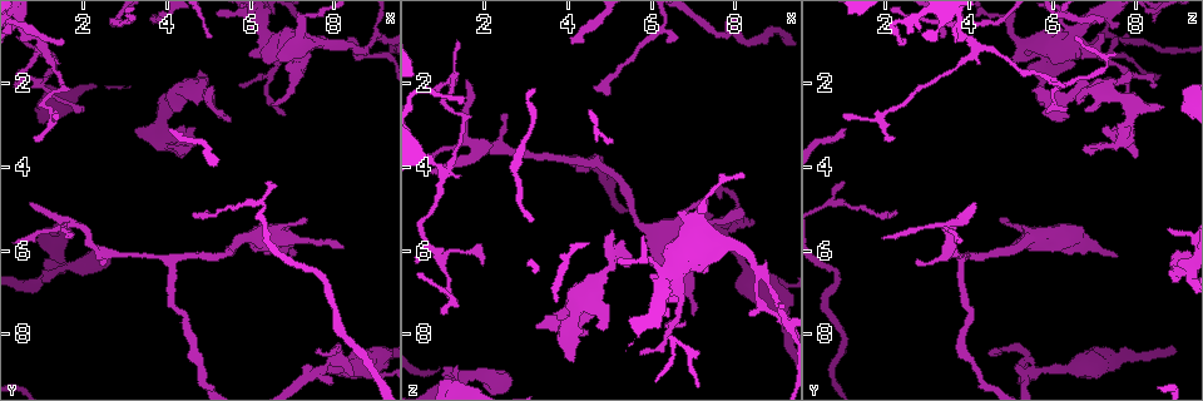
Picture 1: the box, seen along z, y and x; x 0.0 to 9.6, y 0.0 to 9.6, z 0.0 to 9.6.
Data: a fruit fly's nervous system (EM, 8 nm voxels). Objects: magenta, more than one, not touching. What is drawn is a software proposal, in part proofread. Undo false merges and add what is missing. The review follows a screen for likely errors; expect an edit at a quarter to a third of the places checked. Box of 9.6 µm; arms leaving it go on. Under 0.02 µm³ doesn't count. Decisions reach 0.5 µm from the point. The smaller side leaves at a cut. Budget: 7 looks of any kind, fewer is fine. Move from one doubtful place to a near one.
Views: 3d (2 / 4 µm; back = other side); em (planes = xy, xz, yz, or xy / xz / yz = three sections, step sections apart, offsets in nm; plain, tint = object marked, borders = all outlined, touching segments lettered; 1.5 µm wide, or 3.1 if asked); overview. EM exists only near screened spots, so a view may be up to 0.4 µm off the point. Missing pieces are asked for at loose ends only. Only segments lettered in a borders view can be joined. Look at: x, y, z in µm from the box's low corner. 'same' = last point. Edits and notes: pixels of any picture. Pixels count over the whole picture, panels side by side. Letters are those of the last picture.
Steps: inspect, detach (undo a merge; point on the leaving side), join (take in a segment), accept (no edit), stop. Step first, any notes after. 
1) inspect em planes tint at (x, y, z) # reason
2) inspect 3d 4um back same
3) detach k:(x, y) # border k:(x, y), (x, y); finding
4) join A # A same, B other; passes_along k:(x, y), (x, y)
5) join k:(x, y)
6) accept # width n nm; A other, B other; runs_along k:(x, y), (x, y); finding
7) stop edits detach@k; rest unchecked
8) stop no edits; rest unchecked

inspect em planes borders at (4.80, 1.75, 7.85) # branch stops here

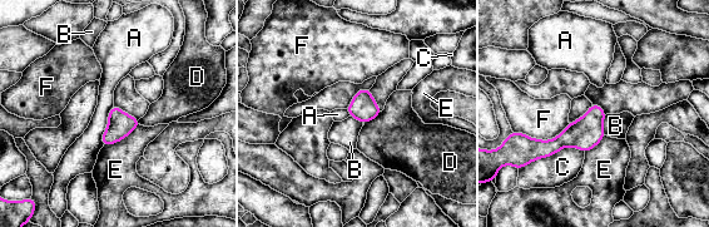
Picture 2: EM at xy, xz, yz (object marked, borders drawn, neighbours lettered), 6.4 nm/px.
join B # longest_contact C 380 nm; A other, B same, C other, D other, E other, F other; it goes on there

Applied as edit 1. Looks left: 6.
inspect em yz step 8 borders at (0.85, 3.25, 2.15) # thin end

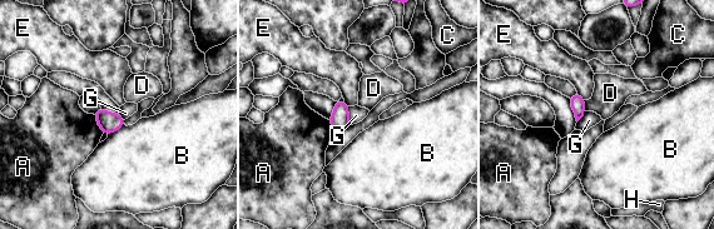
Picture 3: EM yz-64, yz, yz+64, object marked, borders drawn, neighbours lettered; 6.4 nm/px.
accept # longest_contact A 150 nm; A other, B other, C other, D other, E other, G other, H other; border 3:(100, 106), (118, 114); none of them fits

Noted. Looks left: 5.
inspect em xz step 4 borders at (1.35, 5.50, 8.75) # free end

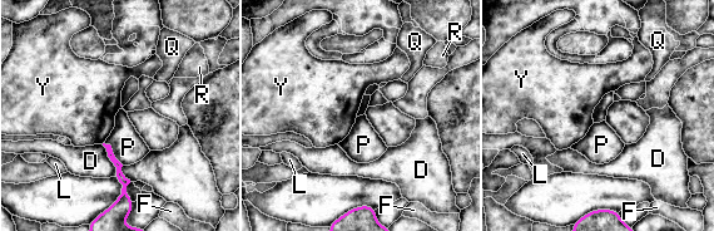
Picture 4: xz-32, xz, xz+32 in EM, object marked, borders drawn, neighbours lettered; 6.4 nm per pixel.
inspect em planes borders same # cut it another way

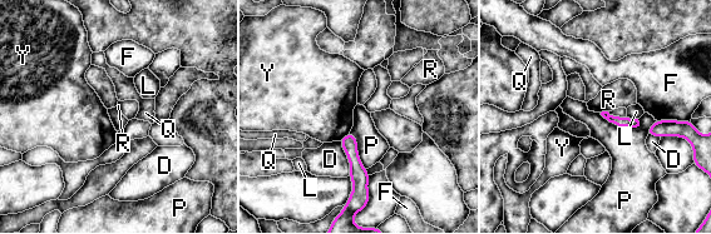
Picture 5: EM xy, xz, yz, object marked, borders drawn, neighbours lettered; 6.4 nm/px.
accept # D other, F other, L other, P other, Q other, R other, Y other; border 5:(600, 113), (618, 127), (640, 125); none of them fits

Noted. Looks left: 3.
stop edits join@2; rest unchecked

